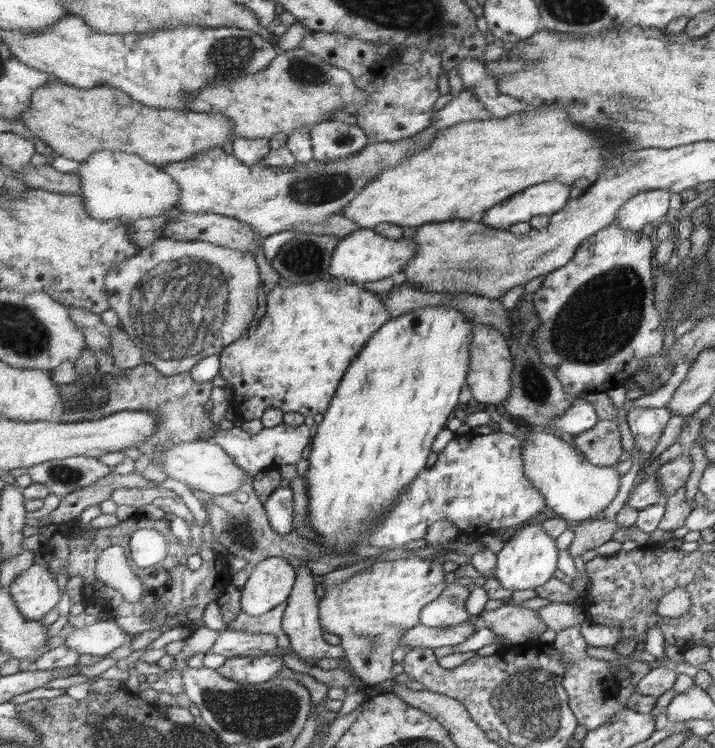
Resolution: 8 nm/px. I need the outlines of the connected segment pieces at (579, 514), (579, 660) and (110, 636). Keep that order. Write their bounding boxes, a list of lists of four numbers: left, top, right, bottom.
[[523,429,620,525],[552,626,628,731],[63,621,134,660]]

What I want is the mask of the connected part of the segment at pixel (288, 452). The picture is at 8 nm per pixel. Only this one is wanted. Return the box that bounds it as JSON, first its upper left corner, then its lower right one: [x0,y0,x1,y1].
[213,422,314,478]

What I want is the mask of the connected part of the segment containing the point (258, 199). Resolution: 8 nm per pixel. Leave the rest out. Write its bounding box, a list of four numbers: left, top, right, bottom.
[160,90,492,238]

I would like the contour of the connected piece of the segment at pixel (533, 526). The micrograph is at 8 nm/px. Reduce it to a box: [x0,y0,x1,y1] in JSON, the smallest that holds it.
[494,521,565,590]

